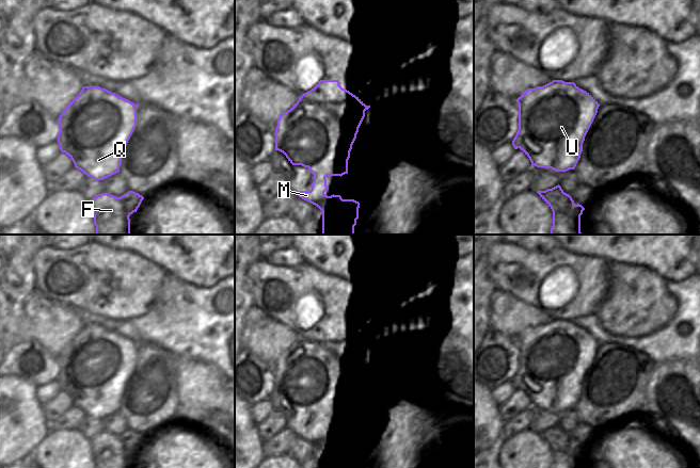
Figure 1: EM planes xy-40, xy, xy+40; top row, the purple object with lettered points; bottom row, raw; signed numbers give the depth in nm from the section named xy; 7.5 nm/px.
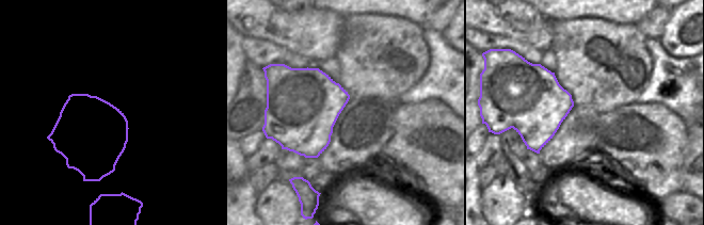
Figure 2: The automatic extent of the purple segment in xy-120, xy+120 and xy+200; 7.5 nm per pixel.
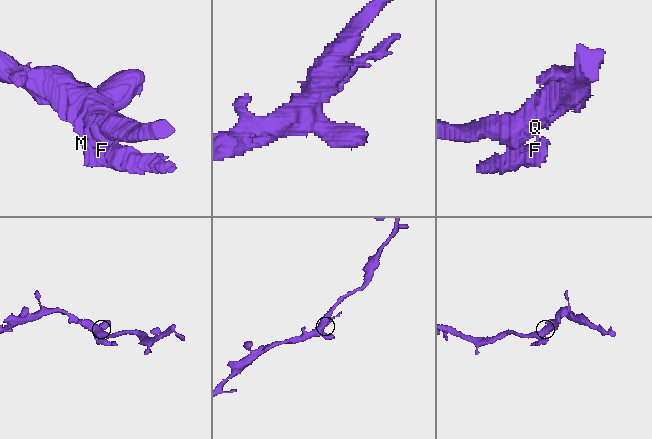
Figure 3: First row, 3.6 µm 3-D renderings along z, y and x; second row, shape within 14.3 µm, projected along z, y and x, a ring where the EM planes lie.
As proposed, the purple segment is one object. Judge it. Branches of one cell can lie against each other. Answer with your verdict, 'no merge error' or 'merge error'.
no merge error

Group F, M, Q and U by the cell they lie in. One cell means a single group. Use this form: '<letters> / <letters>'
F M Q U

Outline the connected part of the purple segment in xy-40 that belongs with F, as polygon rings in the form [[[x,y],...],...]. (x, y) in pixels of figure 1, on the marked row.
[[[133,191],[121,197],[101,193],[90,199],[96,235],[130,235],[129,216],[137,212],[143,199]]]

